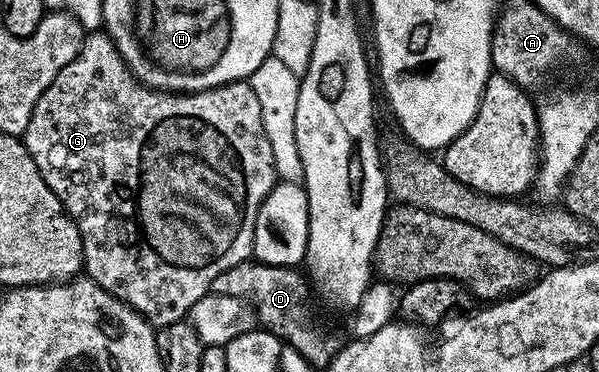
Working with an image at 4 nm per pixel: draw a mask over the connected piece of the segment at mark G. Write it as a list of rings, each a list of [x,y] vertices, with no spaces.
[[[104,31],[89,32],[80,45],[78,55],[66,67],[62,67],[62,71],[58,71],[54,83],[50,83],[50,87],[38,99],[22,140],[42,179],[46,179],[50,191],[54,191],[78,227],[84,252],[83,272],[87,280],[98,283],[98,287],[119,301],[126,302],[137,313],[148,318],[154,327],[185,320],[194,303],[209,293],[214,279],[218,279],[222,271],[230,271],[230,267],[253,256],[252,245],[259,207],[278,184],[274,151],[270,149],[270,139],[266,139],[266,127],[262,127],[262,106],[247,80],[232,81],[229,85],[219,85],[201,93],[172,93],[150,89],[128,70],[115,43]]]

